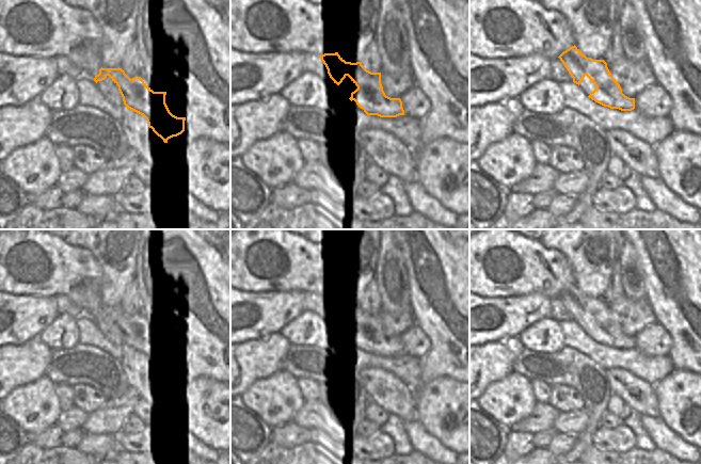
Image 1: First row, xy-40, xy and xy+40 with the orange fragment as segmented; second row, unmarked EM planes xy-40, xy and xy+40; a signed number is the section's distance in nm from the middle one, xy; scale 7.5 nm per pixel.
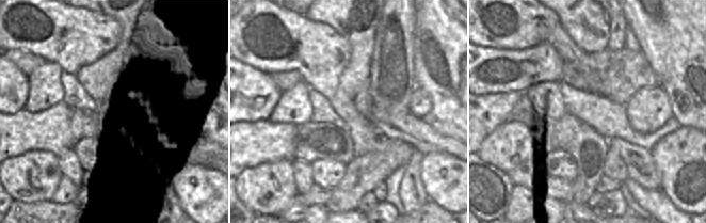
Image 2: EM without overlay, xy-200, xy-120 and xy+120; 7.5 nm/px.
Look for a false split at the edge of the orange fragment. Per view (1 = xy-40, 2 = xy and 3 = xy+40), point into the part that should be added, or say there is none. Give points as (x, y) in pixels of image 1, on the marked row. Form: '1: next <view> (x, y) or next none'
1: next none
2: next none
3: next none

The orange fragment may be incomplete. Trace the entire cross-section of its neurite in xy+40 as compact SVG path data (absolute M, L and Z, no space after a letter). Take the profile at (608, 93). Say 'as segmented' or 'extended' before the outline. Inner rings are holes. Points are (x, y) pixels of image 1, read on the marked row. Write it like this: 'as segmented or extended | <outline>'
as segmented | M575 45L563 51L558 58L573 78L574 83L579 85L587 76L596 86L588 96L595 102L621 111L635 109L635 98L630 98L622 93L620 84L611 76L604 60L587 58Z

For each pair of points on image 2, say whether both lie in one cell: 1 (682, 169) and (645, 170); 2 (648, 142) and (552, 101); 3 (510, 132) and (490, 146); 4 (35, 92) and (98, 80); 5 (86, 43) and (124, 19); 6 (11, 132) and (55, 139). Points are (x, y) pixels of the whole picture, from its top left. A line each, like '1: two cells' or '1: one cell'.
1: two cells
2: two cells
3: one cell
4: two cells
5: two cells
6: one cell

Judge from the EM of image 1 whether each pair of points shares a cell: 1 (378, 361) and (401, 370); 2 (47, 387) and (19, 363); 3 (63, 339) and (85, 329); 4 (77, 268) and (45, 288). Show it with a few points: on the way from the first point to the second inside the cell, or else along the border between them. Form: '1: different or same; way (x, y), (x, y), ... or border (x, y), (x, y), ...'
1: same; way (383, 362), (396, 365)
2: different; border (45, 374), (14, 387)
3: different; border (75, 318), (79, 334), (78, 342)
4: same; way (69, 271), (62, 271), (52, 281)

